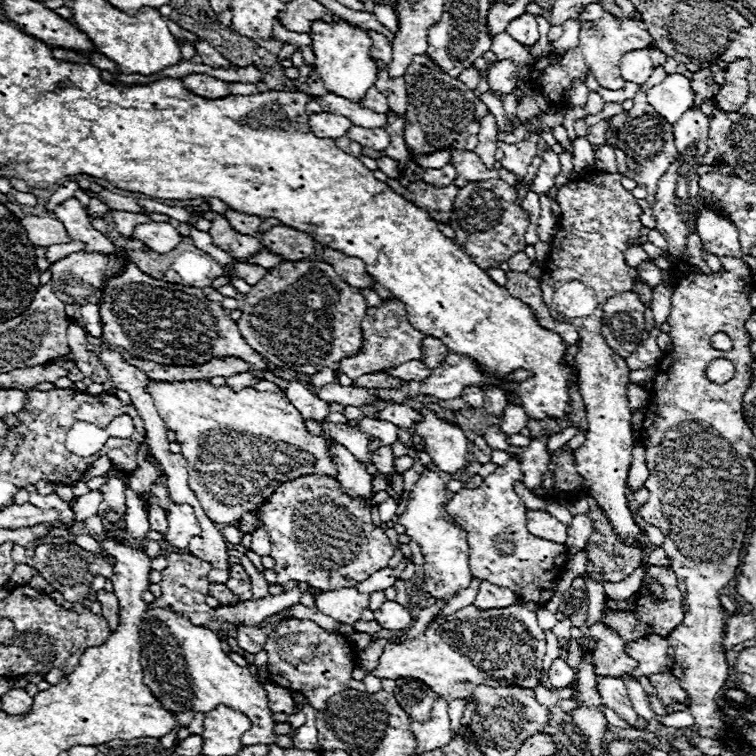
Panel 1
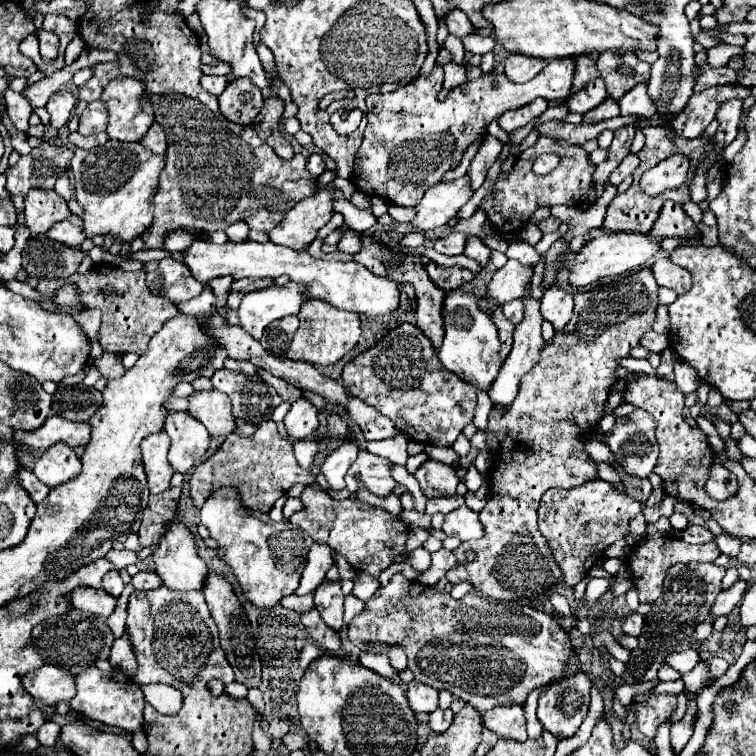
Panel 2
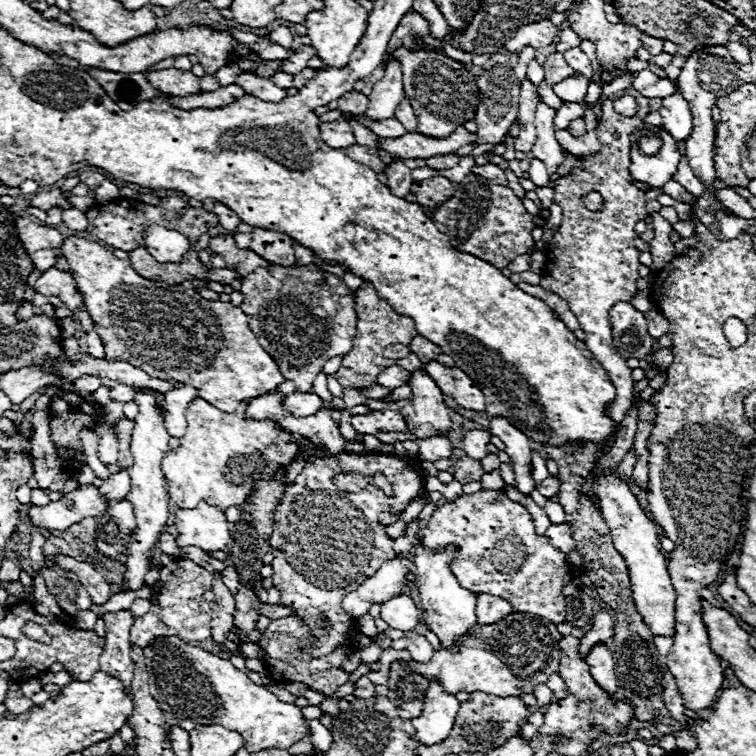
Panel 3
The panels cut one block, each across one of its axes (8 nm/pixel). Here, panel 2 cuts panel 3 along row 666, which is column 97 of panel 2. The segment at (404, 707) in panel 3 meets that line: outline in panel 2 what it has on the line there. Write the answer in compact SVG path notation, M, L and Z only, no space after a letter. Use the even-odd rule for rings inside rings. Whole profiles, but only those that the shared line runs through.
M60 384L52 396L52 414L76 422L88 422L92 414L100 408L100 402L102 392L98 392L94 386Z

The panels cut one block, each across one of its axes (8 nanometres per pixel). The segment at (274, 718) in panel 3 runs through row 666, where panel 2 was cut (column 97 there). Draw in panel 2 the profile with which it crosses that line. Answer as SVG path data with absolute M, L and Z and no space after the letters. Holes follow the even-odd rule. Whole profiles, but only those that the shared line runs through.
M108 140L104 146L96 146L90 150L74 148L74 146L72 150L74 150L74 156L70 162L70 170L72 170L72 180L74 180L74 198L84 210L82 220L84 220L86 238L94 238L96 234L100 234L100 236L112 236L112 240L120 240L122 244L126 244L138 238L146 228L150 228L152 196L158 186L158 176L164 168L164 158L150 152L142 144L114 142L114 140Z

